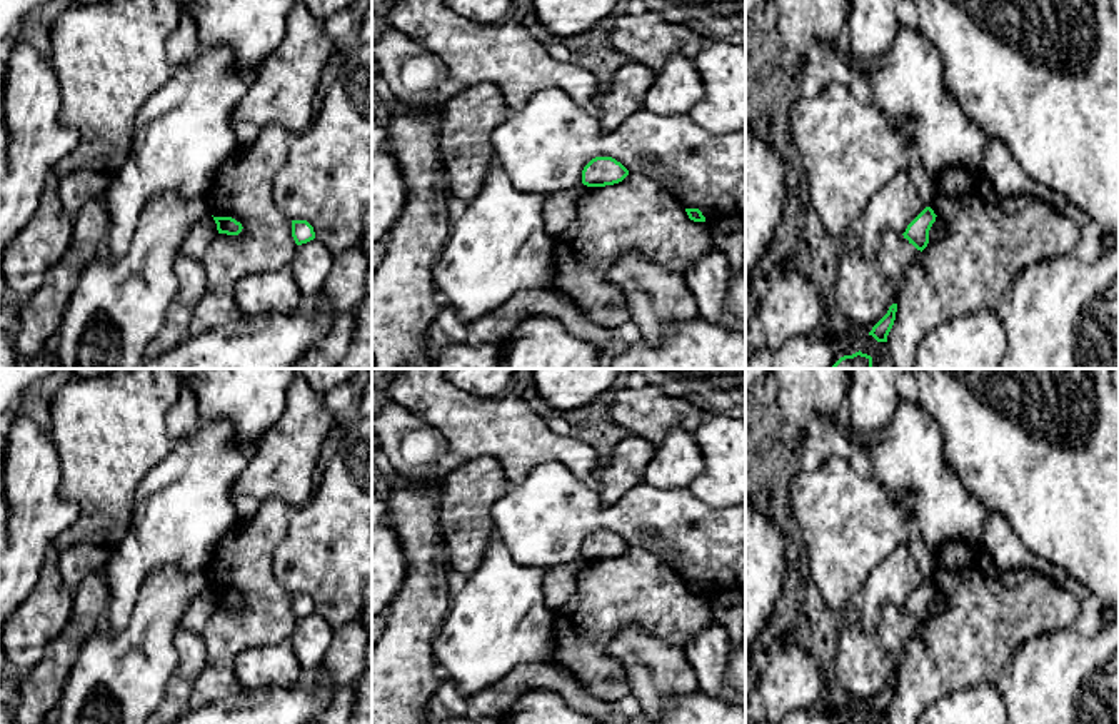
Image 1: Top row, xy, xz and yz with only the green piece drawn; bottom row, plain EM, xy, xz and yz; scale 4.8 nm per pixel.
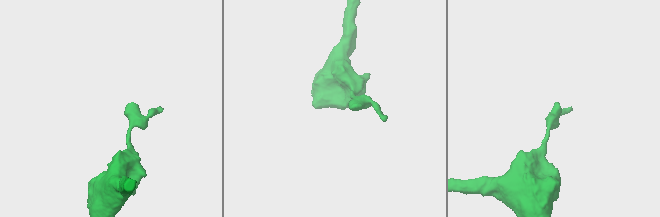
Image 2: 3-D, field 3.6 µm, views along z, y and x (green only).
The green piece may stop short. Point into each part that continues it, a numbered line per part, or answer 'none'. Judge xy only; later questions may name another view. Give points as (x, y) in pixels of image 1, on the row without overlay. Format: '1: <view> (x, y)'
none

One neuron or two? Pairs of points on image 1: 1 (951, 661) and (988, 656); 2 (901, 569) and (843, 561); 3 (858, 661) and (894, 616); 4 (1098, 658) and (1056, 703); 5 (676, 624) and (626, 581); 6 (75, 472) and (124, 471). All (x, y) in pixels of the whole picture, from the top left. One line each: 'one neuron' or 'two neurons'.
1: one neuron
2: two neurons
3: one neuron
4: one neuron
5: one neuron
6: one neuron

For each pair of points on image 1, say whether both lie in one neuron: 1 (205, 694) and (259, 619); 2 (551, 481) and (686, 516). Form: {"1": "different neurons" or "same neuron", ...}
{"1": "same neuron", "2": "same neuron"}

